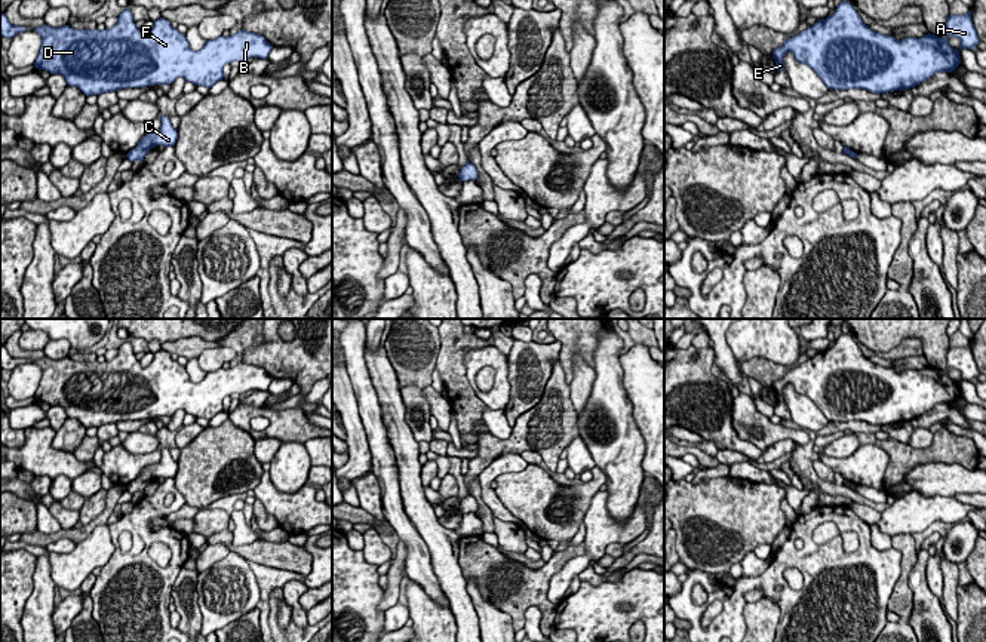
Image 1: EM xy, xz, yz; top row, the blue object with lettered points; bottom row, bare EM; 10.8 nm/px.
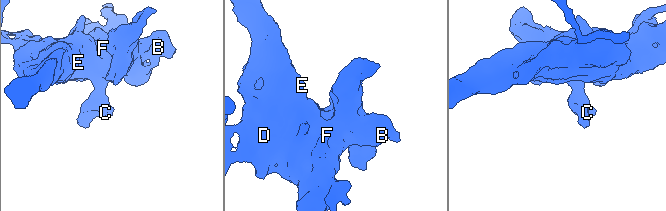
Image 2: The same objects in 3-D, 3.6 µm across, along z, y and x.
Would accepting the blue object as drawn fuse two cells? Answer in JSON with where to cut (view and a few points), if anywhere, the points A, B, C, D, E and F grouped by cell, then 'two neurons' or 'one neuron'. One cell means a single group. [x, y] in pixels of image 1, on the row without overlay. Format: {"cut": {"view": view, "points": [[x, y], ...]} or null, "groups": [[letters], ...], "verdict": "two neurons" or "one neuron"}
{"cut": null, "groups": [["A", "B", "C", "D", "E", "F"]], "verdict": "one neuron"}

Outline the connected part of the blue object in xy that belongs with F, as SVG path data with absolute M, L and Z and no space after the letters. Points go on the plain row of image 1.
M128 340L119 347L113 360L74 362L70 357L53 360L44 356L34 363L42 368L34 399L50 406L62 406L68 418L79 420L86 428L128 420L171 417L178 409L196 418L212 420L218 412L225 411L225 396L243 394L252 388L267 391L273 381L261 366L240 362L234 368L206 372L200 383L193 383L185 366L165 350L154 353L153 362L142 368Z

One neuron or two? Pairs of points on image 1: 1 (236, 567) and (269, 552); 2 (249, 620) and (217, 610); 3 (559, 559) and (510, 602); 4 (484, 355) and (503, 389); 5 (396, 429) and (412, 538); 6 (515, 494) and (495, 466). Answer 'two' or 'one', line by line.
1: two
2: two
3: one
4: one
5: two
6: two

